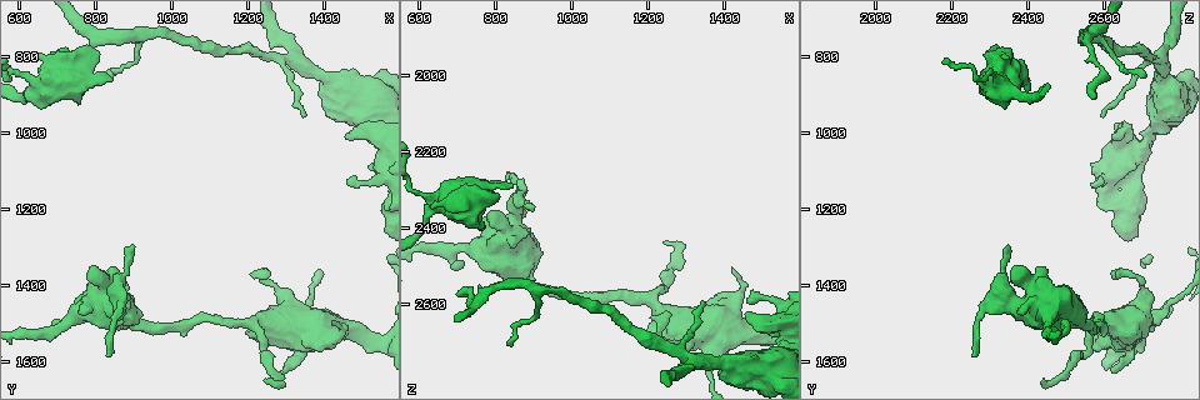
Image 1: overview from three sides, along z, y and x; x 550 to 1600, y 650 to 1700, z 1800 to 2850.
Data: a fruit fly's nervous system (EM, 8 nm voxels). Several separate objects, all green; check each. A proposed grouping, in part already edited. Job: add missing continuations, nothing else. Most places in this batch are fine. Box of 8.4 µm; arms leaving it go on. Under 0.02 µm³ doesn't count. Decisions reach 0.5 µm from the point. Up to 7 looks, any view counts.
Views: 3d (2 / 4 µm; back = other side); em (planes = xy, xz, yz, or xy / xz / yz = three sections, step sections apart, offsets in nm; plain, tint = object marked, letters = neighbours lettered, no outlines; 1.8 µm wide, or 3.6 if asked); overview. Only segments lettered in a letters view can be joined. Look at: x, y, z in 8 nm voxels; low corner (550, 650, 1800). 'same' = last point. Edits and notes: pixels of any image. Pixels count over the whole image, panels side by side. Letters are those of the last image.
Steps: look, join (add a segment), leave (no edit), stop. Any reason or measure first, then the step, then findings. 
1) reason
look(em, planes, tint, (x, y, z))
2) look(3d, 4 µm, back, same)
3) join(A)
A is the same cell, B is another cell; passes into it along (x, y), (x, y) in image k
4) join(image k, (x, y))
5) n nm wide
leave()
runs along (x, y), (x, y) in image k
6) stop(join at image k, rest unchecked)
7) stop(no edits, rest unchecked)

branch stops here
look(em, yz, step 16, tint, (1455, 1010, 2645))

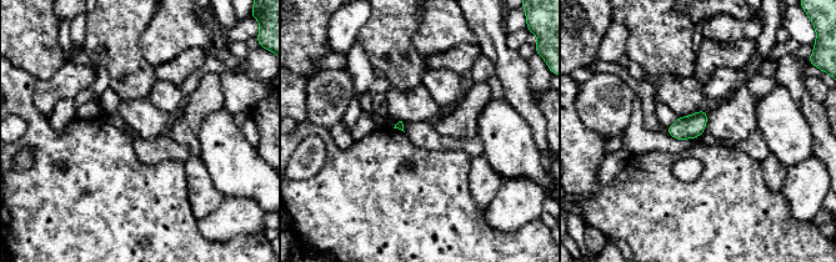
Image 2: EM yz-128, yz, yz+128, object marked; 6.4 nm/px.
cut it another way
look(em, planes, letters, same)

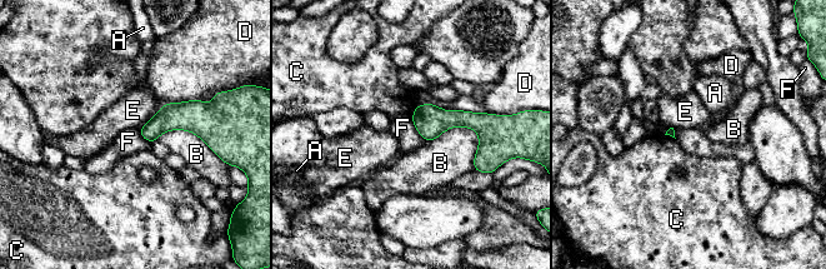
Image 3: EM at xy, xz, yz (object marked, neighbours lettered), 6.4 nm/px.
leave()
A, B, C, D, E and F are other cells; none of them fits

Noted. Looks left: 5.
branch stops here
look(em, xz, step 4, tint, (1425, 1495, 2505))

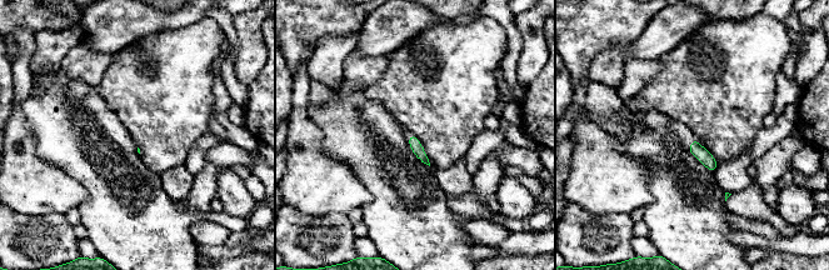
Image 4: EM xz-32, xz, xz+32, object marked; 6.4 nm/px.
cut it another way
look(em, yz, step 16, letters, same)

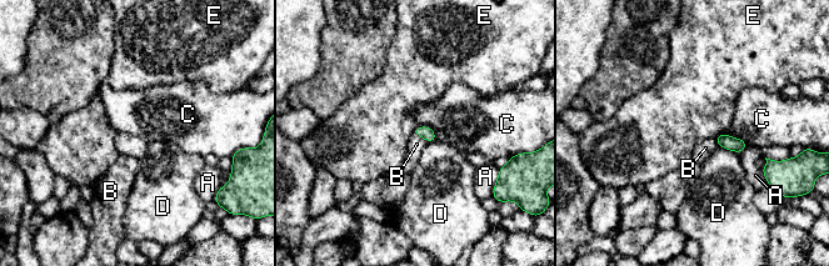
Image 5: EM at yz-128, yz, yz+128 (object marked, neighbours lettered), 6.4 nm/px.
leave()
A, B, C, D and E are other cells; border along (725, 131), (714, 137) in image 5; none of them fits

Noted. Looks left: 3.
free end
look(em, planes, letters, (710, 1485, 2495))

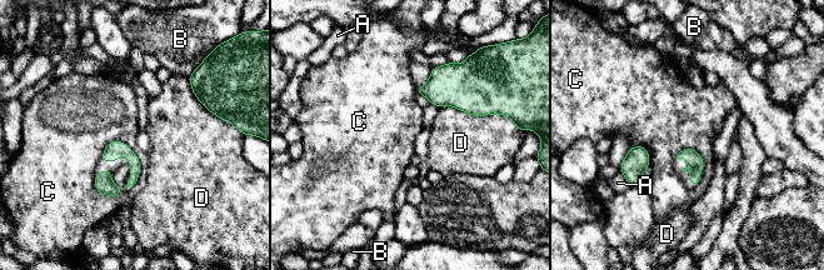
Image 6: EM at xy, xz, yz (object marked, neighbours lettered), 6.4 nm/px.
leave()
A, B, C and D are other cells; border along (114, 139), (140, 174), (104, 196) in image 6; no lettered segment goes on from it

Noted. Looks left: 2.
stop(no edits, rest unchecked)

